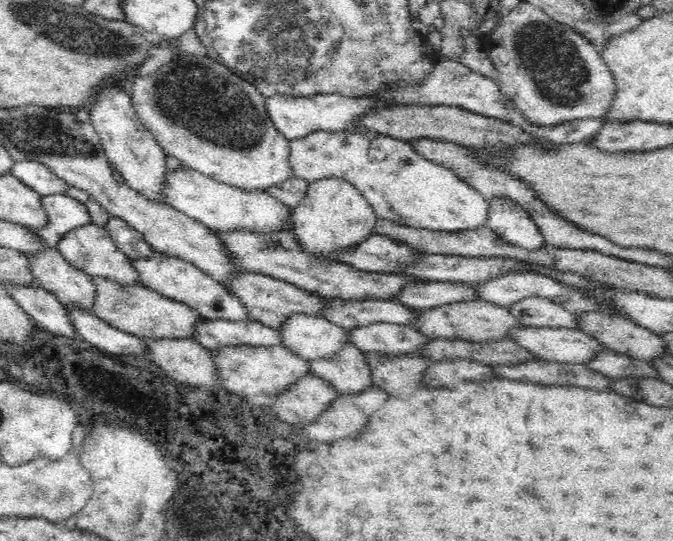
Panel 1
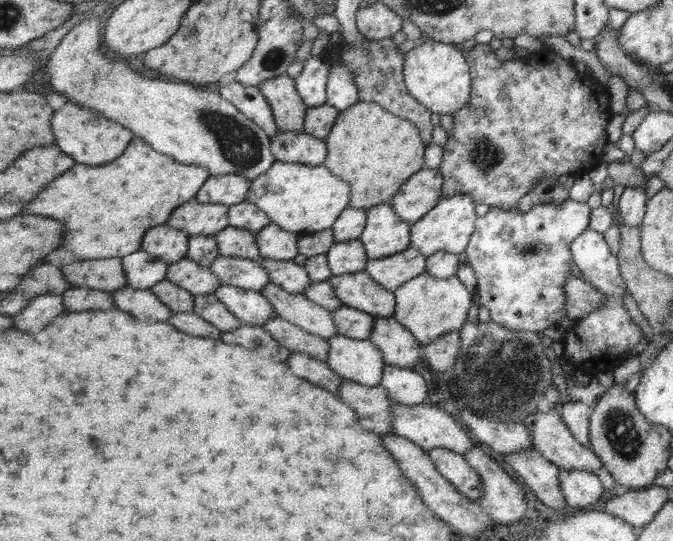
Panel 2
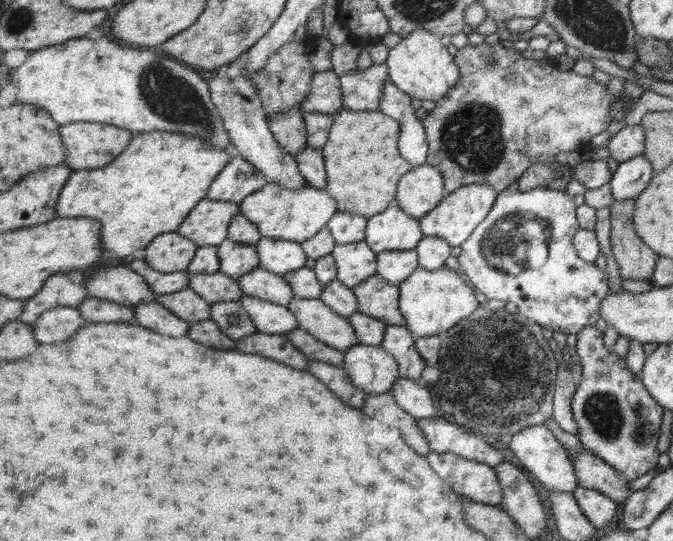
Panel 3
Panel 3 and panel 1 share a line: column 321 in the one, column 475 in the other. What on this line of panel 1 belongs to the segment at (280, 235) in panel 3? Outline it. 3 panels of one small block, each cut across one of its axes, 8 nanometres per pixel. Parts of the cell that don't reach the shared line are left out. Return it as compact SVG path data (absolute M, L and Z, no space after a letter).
M318 131L290 141L292 176L312 183L338 177L353 184L369 200L379 219L414 228L457 233L486 224L489 202L454 171L425 159L407 141L376 131Z

